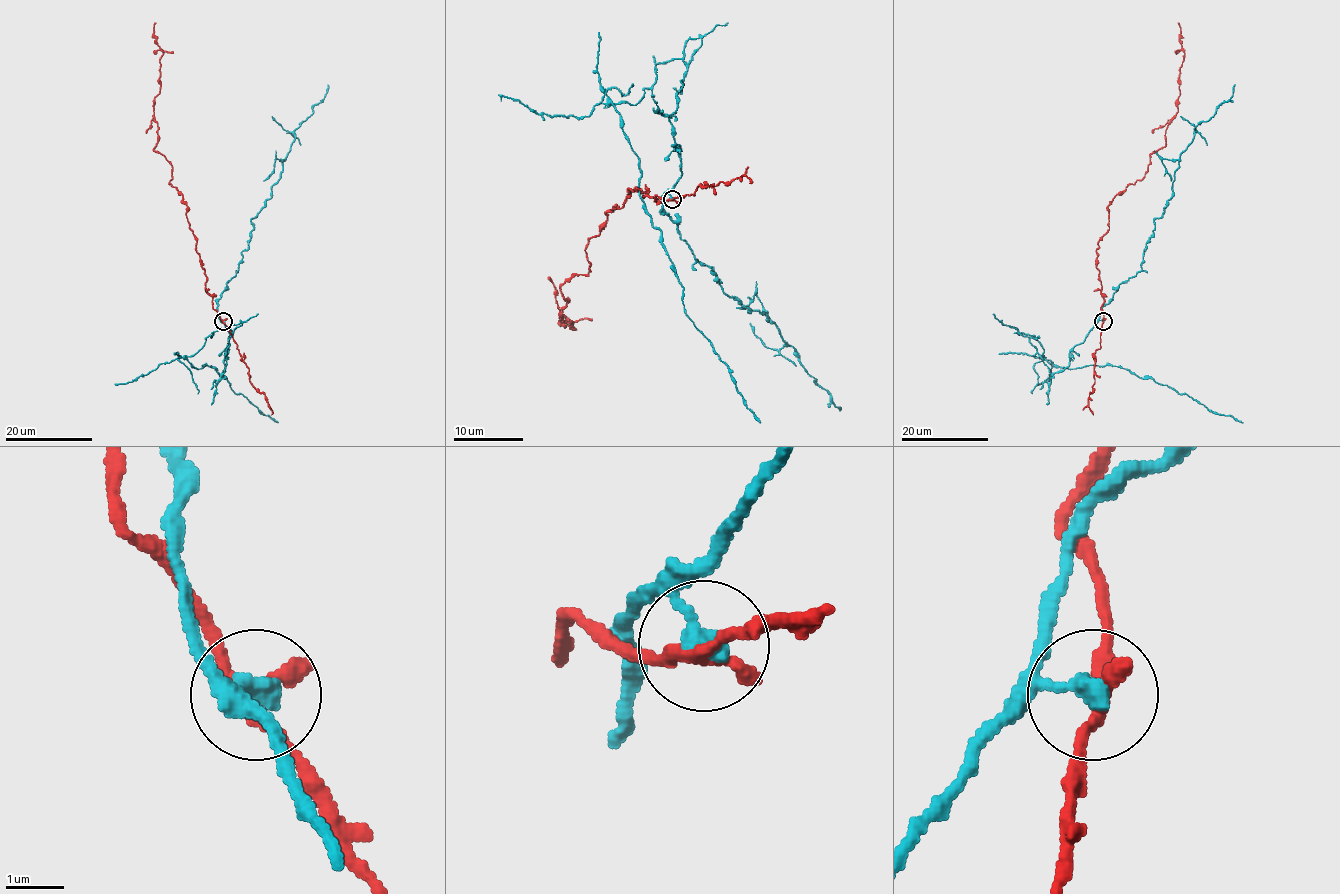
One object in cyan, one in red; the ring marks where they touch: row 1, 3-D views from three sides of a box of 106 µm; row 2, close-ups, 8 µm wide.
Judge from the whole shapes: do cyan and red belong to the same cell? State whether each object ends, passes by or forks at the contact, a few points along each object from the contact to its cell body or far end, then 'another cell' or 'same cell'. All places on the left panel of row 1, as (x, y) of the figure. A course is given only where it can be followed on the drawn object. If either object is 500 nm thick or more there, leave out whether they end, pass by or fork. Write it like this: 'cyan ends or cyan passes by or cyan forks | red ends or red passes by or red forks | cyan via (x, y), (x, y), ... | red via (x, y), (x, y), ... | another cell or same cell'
cyan ends | red forks | cyan via (223, 320), (223, 374), (229, 328), (187, 359), (216, 368), (278, 422) | red via (223, 320), (205, 287), (187, 206), (168, 183), (172, 165), (153, 149), (163, 53), (155, 23) | another cell

